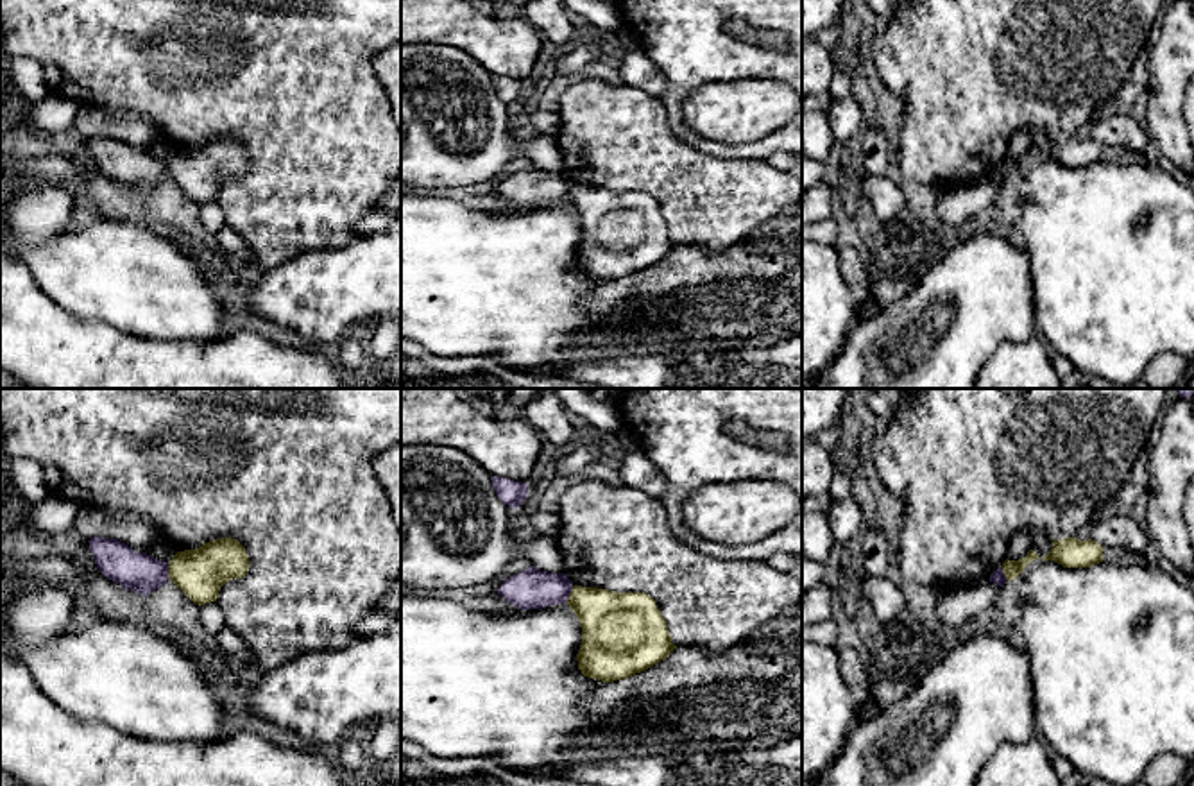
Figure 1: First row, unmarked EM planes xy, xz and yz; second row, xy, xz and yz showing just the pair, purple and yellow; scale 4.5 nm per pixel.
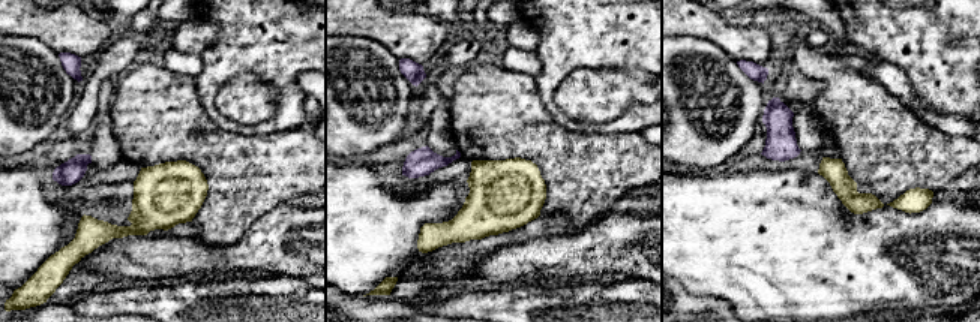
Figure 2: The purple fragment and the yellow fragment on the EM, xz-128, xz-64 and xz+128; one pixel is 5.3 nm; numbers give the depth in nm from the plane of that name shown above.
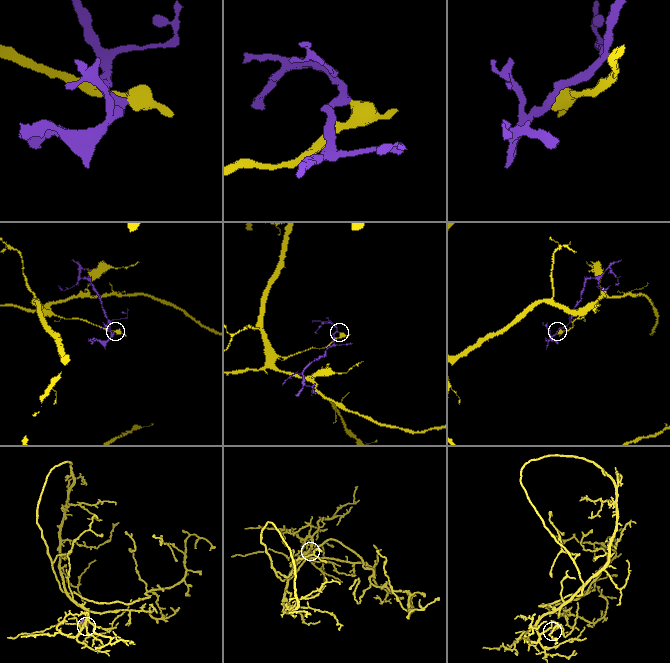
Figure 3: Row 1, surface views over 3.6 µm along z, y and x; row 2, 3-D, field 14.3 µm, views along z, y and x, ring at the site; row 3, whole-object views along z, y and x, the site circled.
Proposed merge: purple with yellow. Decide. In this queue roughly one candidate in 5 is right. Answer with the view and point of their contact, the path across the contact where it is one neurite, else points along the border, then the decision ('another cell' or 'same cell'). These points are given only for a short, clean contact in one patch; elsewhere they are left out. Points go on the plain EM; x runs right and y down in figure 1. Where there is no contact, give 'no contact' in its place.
meets purple in xz at (568, 194); border along xz (573, 185), (564, 201); another cell

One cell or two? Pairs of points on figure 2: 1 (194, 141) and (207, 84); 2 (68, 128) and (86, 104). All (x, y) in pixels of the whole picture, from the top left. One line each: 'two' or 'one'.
1: two
2: one

